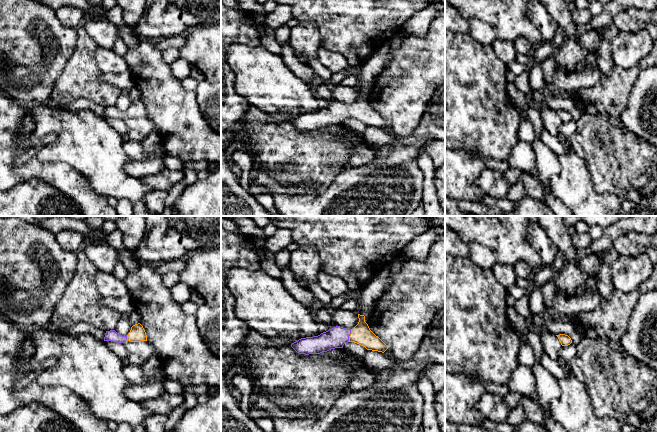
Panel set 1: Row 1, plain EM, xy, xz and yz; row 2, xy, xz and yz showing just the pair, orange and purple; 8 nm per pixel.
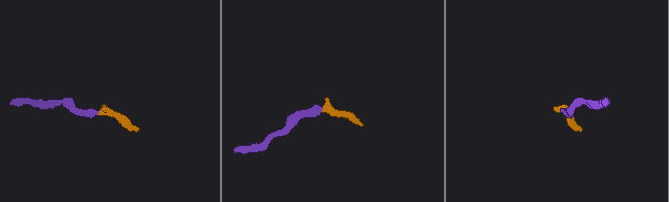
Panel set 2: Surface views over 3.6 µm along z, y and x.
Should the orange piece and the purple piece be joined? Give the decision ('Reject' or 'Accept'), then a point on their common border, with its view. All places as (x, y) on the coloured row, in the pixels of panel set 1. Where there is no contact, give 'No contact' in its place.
Accept. Touches orange at xz (349, 336)

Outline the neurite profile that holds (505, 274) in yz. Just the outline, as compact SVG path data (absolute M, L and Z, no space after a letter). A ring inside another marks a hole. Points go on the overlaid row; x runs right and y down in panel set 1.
M497 263L492 270L495 277L506 289L516 284L517 275L514 272L513 266Z

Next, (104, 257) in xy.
M105 242L86 244L83 250L90 262L101 272L112 274L120 261L118 252Z

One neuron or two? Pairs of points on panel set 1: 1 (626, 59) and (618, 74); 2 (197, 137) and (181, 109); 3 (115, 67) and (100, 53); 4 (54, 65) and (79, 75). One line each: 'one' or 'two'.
1: two
2: one
3: one
4: two

